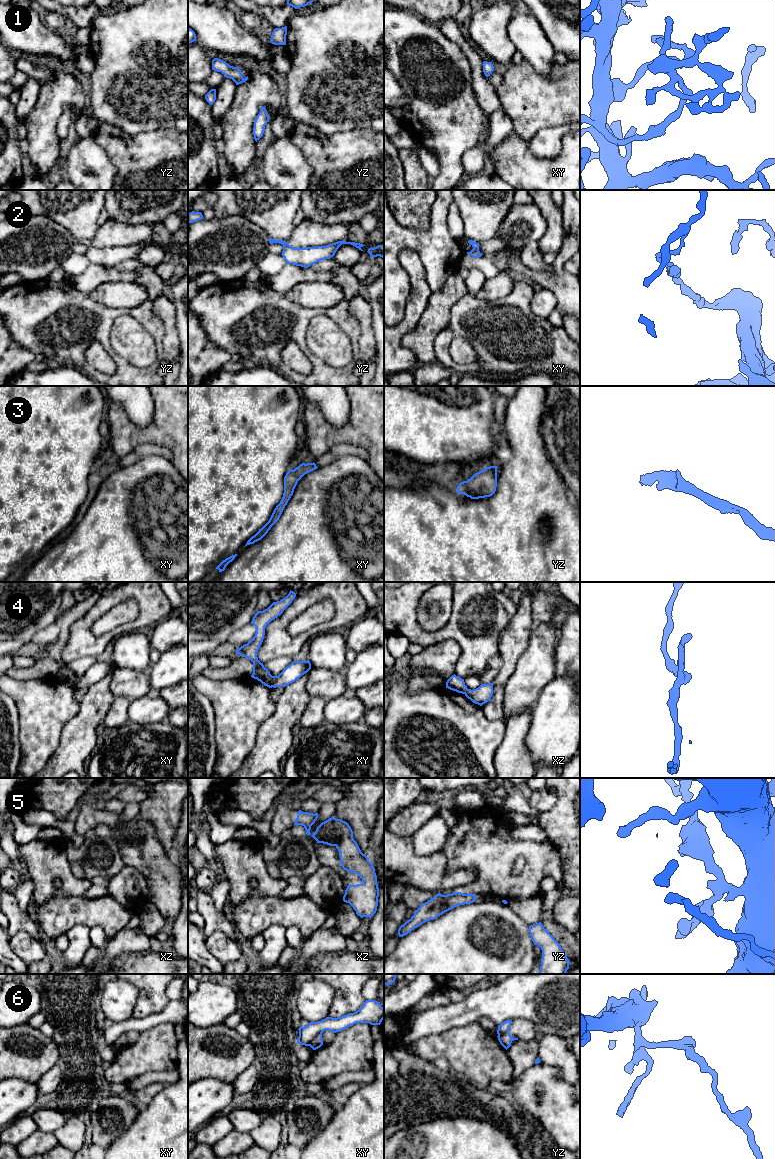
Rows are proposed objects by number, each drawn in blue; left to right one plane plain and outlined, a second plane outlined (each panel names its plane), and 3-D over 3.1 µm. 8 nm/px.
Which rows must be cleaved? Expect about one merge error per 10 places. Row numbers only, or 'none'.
6

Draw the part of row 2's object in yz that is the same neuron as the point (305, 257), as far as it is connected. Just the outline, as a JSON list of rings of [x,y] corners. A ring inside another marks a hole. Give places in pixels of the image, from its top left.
[[[269,238],[269,243],[270,244],[279,243],[283,245],[283,252],[281,255],[284,257],[286,263],[305,268],[308,268],[321,260],[330,259],[335,255],[337,249],[342,244],[351,244],[361,251],[363,251],[361,248],[365,246],[360,243],[346,242],[344,240],[326,246],[305,247],[305,248],[294,248],[290,246],[288,242],[285,242],[283,240],[275,240],[272,238]]]

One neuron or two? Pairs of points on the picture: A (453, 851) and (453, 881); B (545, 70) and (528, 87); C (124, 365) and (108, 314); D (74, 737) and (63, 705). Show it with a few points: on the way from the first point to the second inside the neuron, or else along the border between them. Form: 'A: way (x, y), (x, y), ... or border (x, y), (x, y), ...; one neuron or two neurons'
A: border (441, 849), (447, 858); two neurons
B: border (524, 59), (538, 73), (548, 79), (552, 78); two neurons
C: way (112, 352), (106, 344), (105, 327); one neuron
D: border (79, 703), (77, 712), (62, 728), (60, 742); two neurons

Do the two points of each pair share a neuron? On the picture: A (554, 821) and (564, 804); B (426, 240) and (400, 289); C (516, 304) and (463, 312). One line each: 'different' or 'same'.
A: same
B: same
C: same

